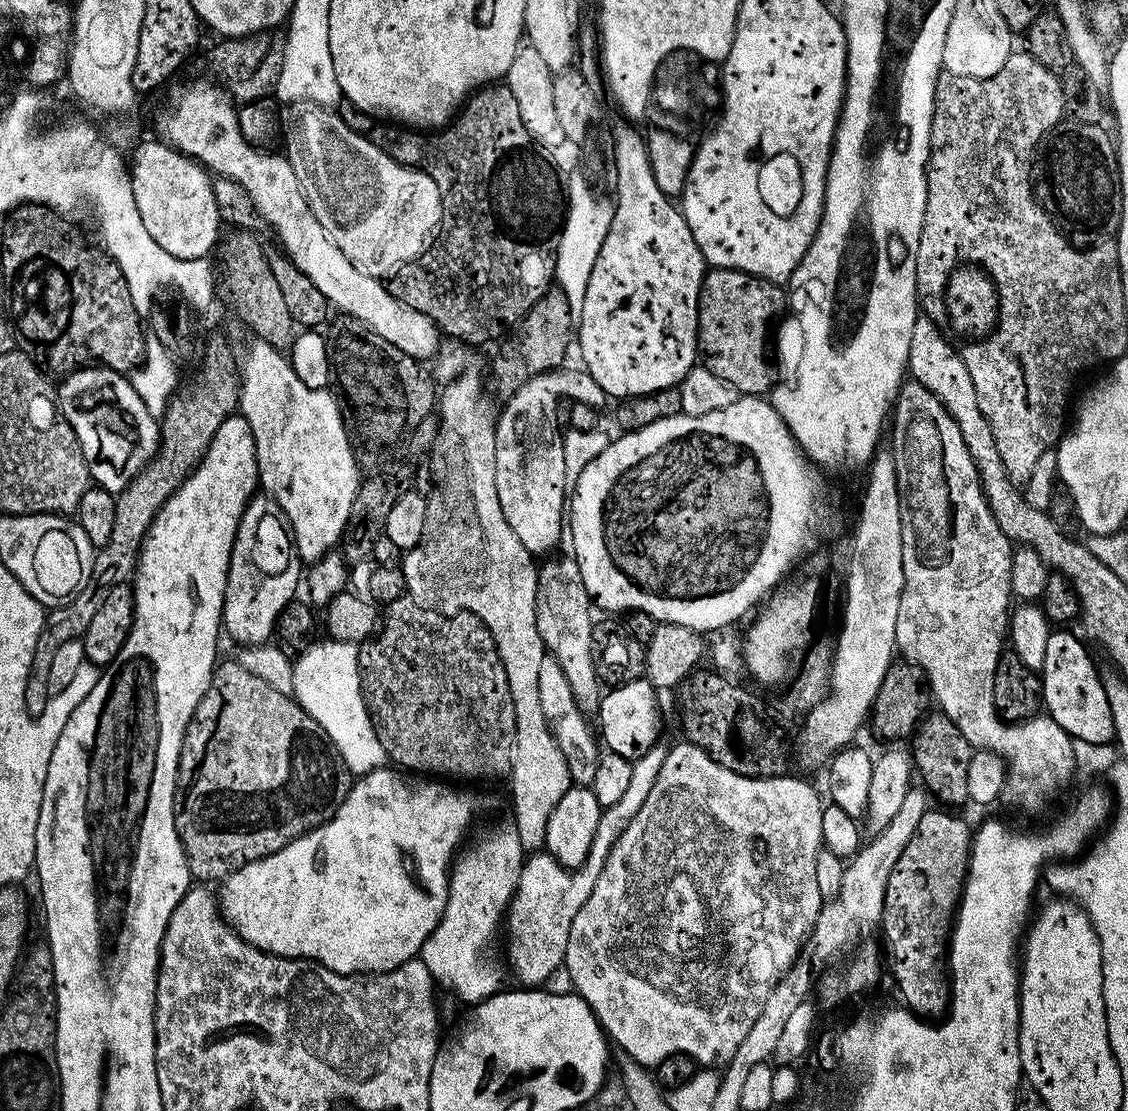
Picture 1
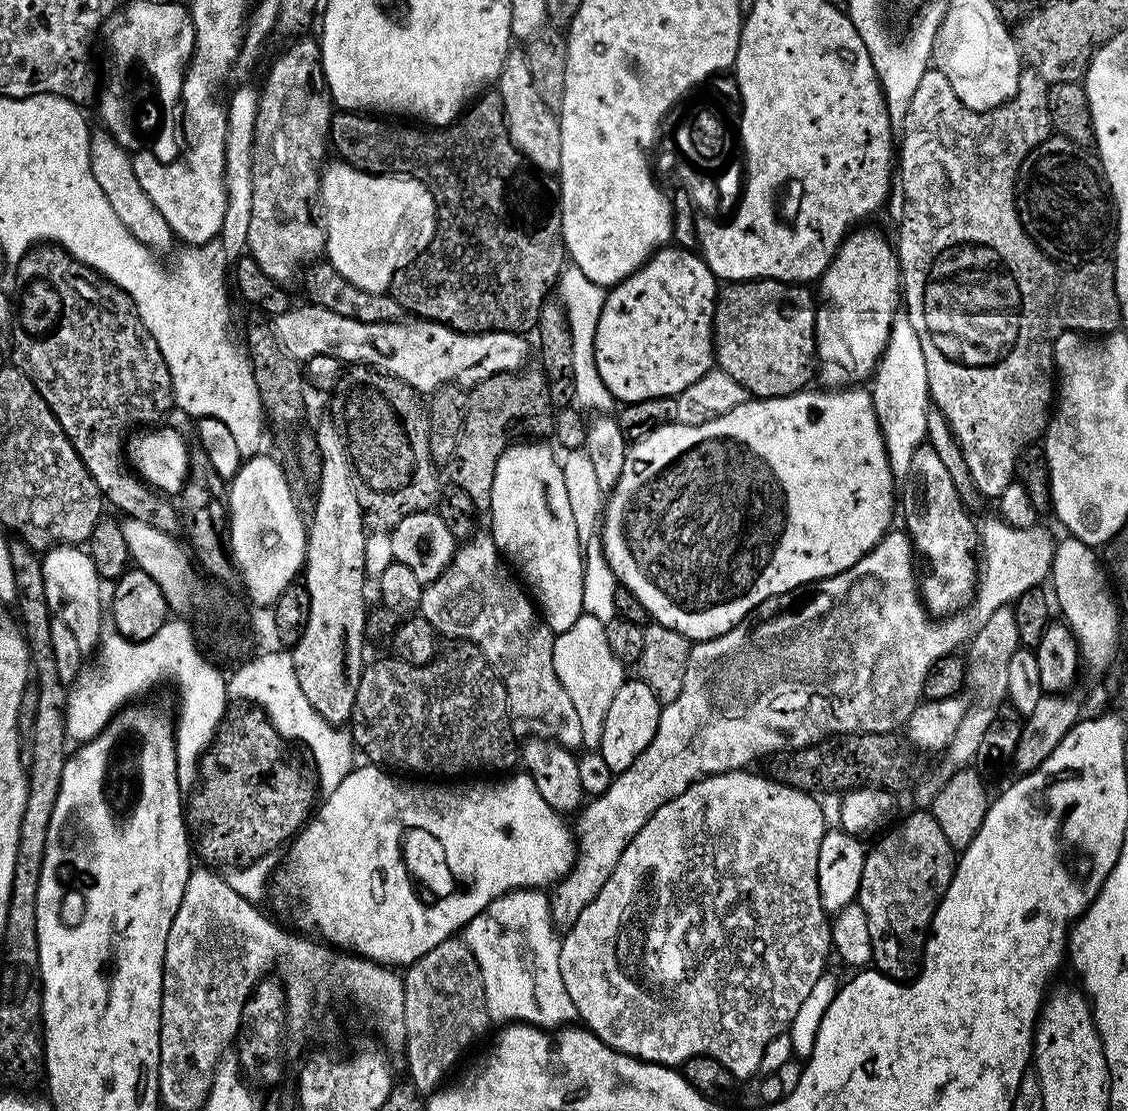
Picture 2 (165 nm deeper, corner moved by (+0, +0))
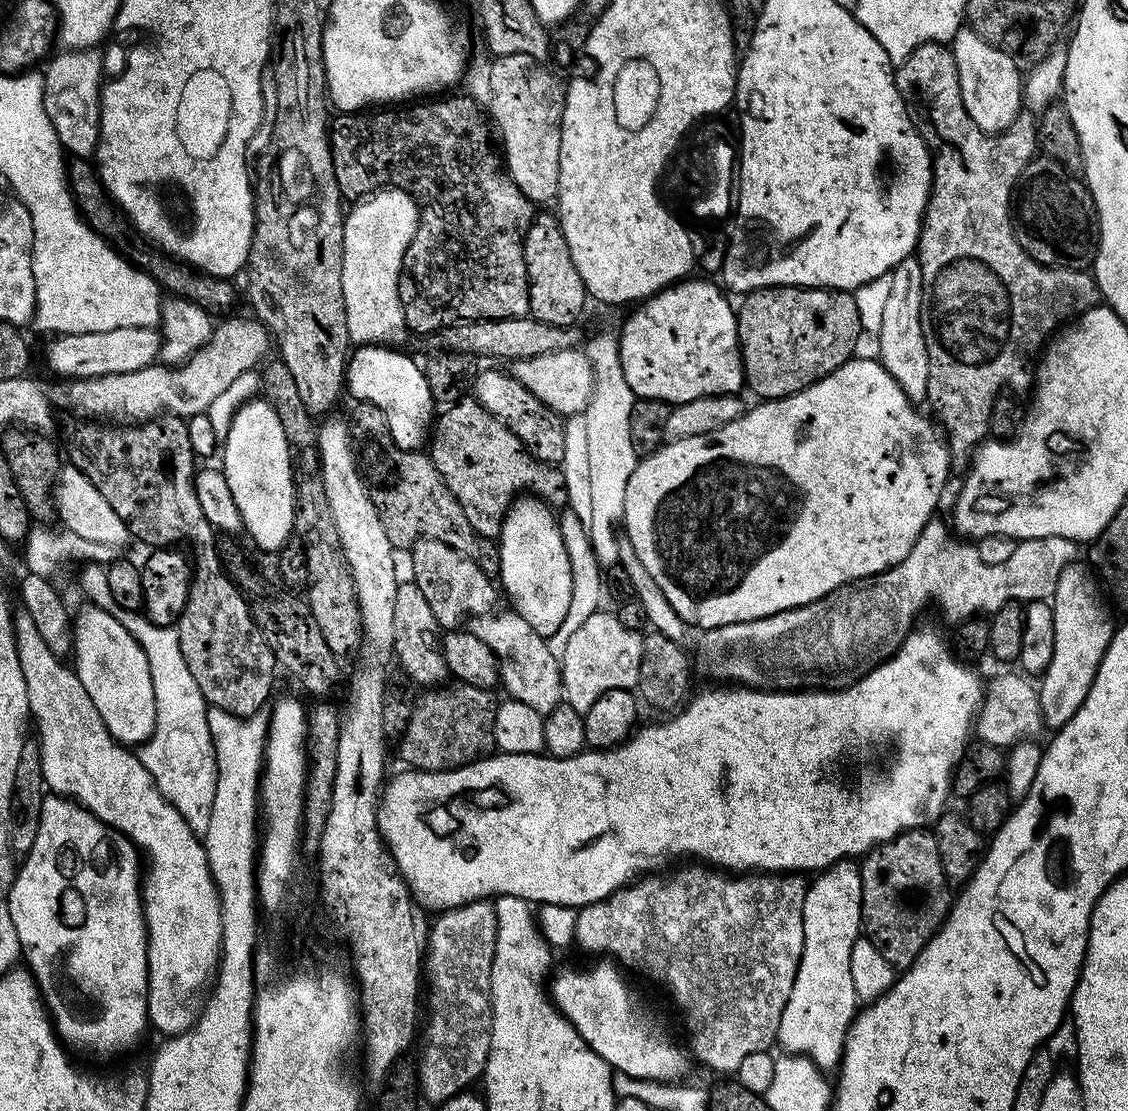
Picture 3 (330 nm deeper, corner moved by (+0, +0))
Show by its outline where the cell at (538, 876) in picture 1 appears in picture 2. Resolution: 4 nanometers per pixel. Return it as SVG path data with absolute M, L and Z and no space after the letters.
M994 514L986 517L982 522L979 521L976 595L967 608L940 619L933 618L925 608L923 600L920 599L918 568L914 563L912 541L907 531L896 531L889 531L887 536L883 536L878 542L878 546L874 546L874 550L866 553L851 570L842 572L839 576L833 576L830 581L831 587L836 587L833 592L816 592L809 600L804 600L801 604L794 605L793 608L774 609L772 616L758 621L757 624L745 622L734 626L726 634L692 644L690 658L686 662L686 678L682 682L682 694L678 694L678 698L674 698L674 702L661 707L654 742L650 742L650 746L646 746L646 750L642 750L642 754L638 754L634 766L630 766L625 772L613 775L612 785L600 796L589 799L583 805L579 815L575 817L577 820L576 824L574 823L574 836L578 841L576 862L563 880L556 881L550 892L552 923L556 925L557 929L567 930L574 926L574 922L578 922L578 914L582 914L582 910L586 910L586 906L590 906L590 902L594 902L594 898L600 893L602 886L606 886L606 878L610 878L610 874L614 874L614 866L618 866L618 858L622 858L622 850L626 850L626 846L630 846L634 834L638 834L638 830L642 830L642 826L646 826L646 822L654 814L654 810L658 810L658 806L678 798L678 794L687 790L693 780L698 780L701 776L717 776L723 772L739 772L747 769L751 765L748 764L751 760L756 760L759 756L768 756L771 752L780 752L787 744L792 750L811 748L819 745L821 740L833 736L844 736L847 732L896 732L903 729L907 725L910 714L914 714L914 710L922 702L924 683L926 674L930 674L930 666L934 666L934 662L938 662L938 658L963 649L971 641L976 631L982 626L986 626L986 622L989 621L990 614L994 614L994 610L1011 605L1019 596L1026 594L1026 590L1041 587L1049 579L1052 559L1057 546L1057 541L1052 540L1051 534L1042 526L1030 529L1012 528Z

